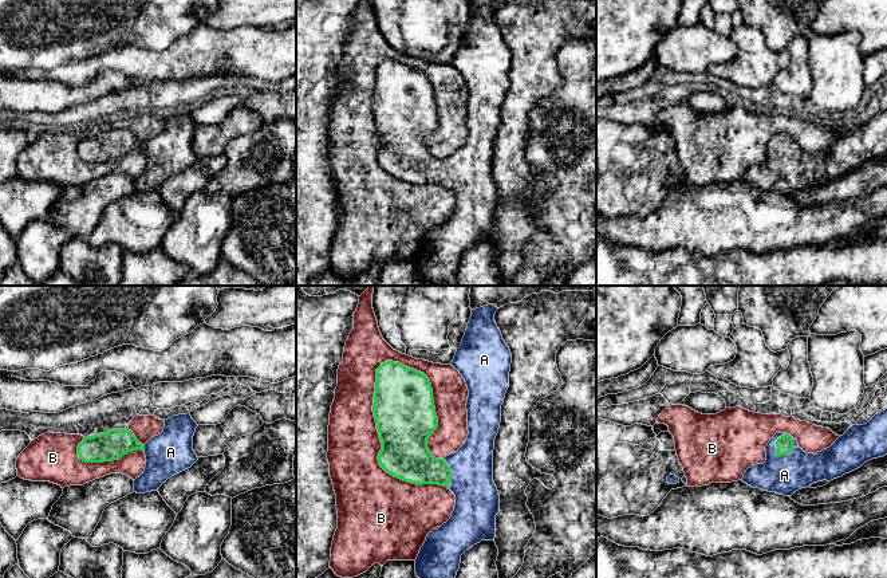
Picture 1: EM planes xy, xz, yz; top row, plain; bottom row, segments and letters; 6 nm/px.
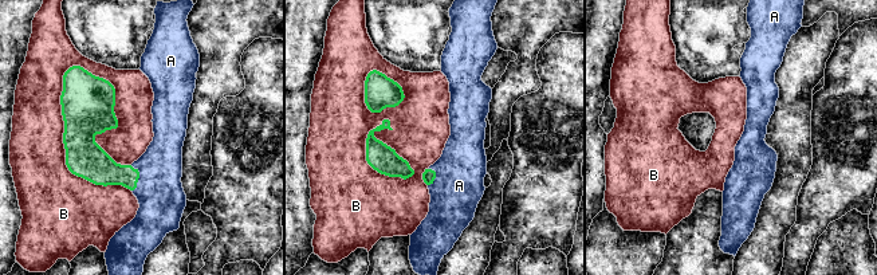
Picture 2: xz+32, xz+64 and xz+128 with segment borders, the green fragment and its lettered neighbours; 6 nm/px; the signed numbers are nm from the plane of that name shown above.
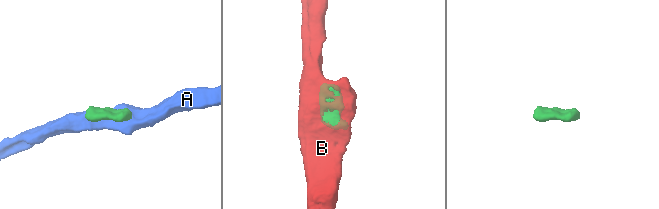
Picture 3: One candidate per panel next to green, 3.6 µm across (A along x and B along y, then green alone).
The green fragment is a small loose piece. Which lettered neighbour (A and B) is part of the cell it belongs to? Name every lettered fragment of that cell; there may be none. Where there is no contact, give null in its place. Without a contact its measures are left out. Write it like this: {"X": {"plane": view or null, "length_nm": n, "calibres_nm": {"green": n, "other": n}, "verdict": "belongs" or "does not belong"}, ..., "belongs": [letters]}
{"A": {"plane": "yz", "length_nm": 150, "calibres_nm": {"green": 100, "other": 240}, "verdict": "belongs"}, "B": {"plane": "xz", "length_nm": 850, "calibres_nm": {"green": 360, "other": 320}, "verdict": "does not belong"}, "belongs": ["A"]}

